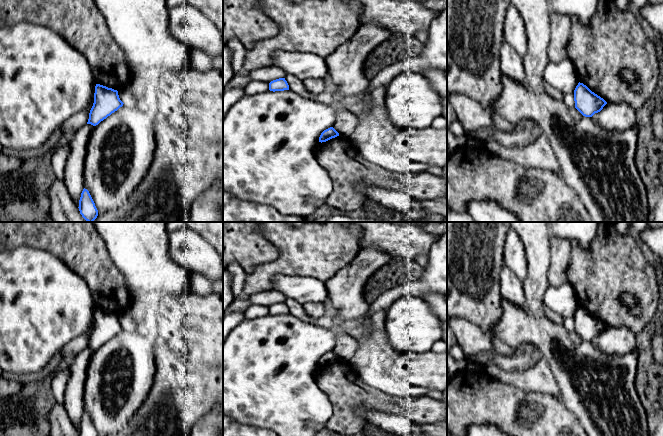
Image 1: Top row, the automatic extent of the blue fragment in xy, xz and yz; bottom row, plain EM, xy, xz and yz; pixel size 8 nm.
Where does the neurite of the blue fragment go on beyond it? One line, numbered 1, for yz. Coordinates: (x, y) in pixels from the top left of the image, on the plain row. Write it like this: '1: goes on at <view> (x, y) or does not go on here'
1: does not go on here

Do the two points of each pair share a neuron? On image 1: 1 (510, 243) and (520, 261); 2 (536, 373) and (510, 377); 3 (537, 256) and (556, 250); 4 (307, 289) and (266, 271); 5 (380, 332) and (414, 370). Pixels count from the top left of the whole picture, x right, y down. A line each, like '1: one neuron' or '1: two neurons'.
1: one neuron
2: one neuron
3: two neurons
4: two neurons
5: one neuron

